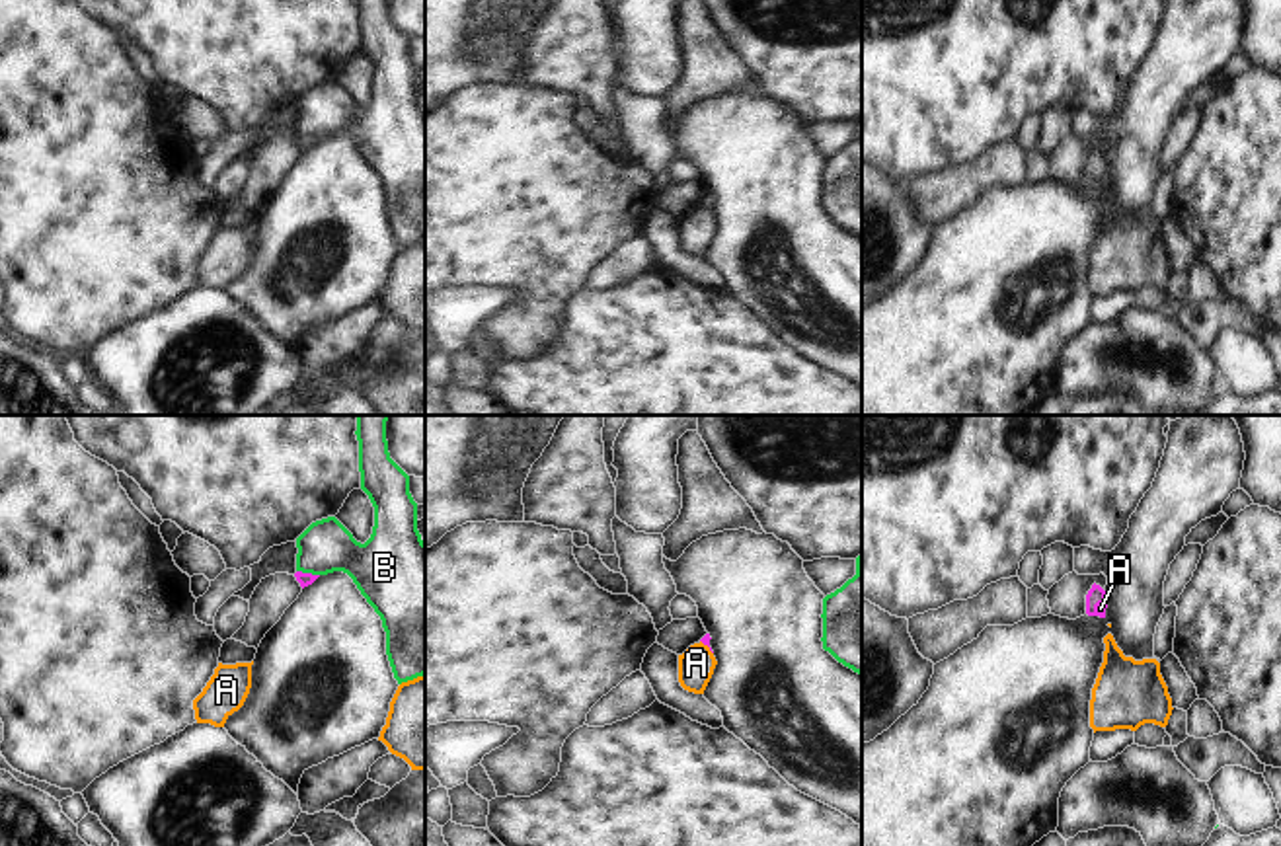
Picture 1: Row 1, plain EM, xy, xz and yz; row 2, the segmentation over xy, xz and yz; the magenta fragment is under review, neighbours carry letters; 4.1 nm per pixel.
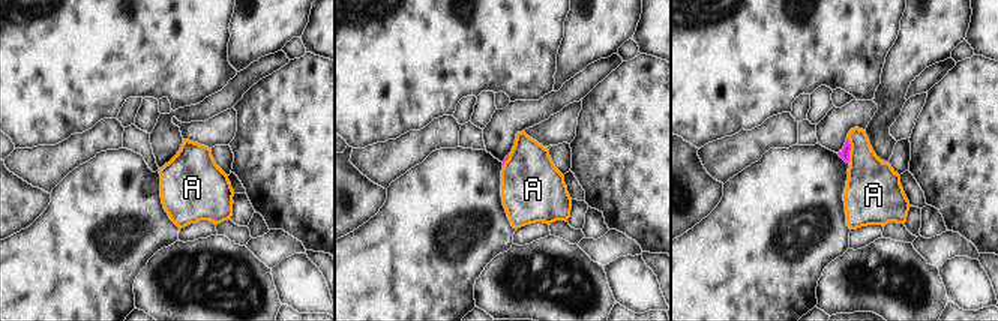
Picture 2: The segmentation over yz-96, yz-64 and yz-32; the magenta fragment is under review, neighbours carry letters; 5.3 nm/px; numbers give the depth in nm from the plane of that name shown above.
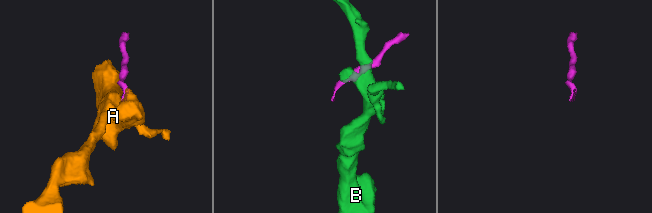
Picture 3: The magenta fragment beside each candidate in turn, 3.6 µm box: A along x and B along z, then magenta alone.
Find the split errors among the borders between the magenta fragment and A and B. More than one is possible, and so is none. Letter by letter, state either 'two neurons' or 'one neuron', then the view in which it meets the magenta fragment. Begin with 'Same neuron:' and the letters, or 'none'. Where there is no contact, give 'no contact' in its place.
Same neuron: A
A: one neuron; contact in yz
B: two neurons; contact in xy

